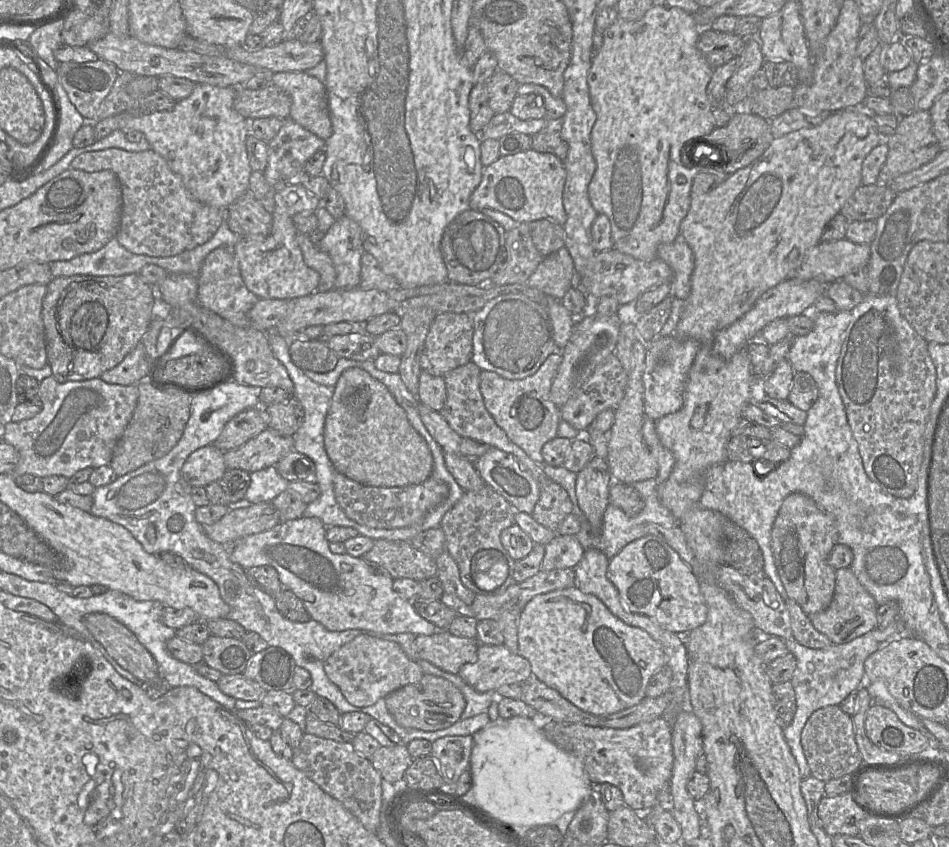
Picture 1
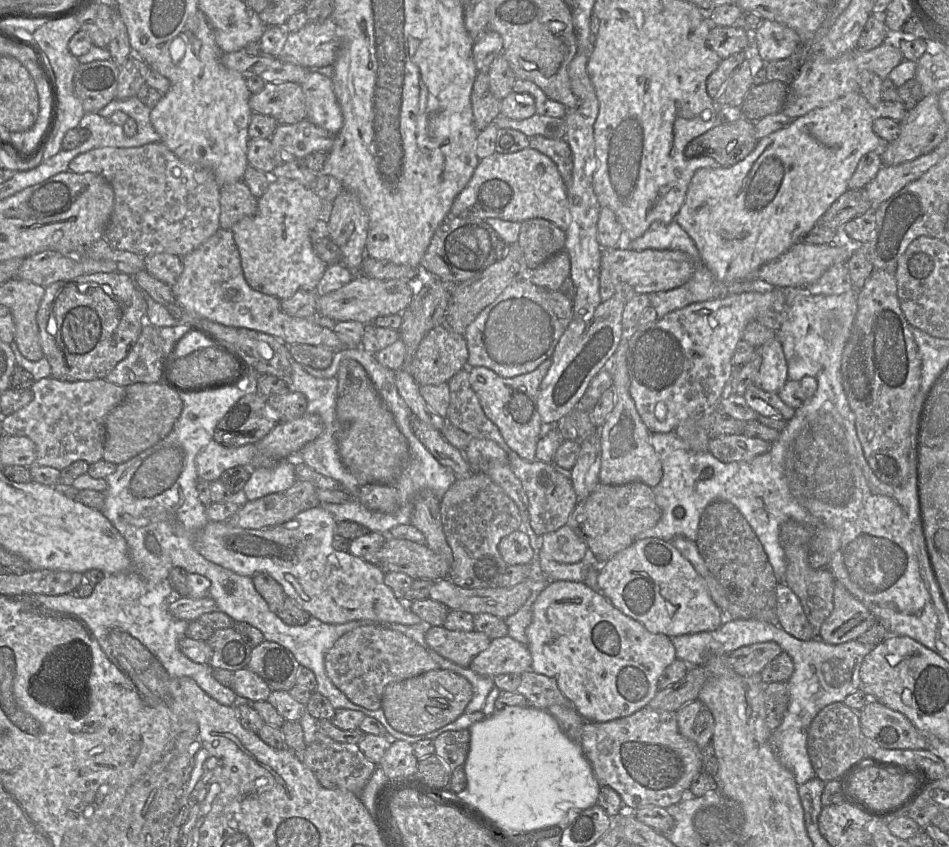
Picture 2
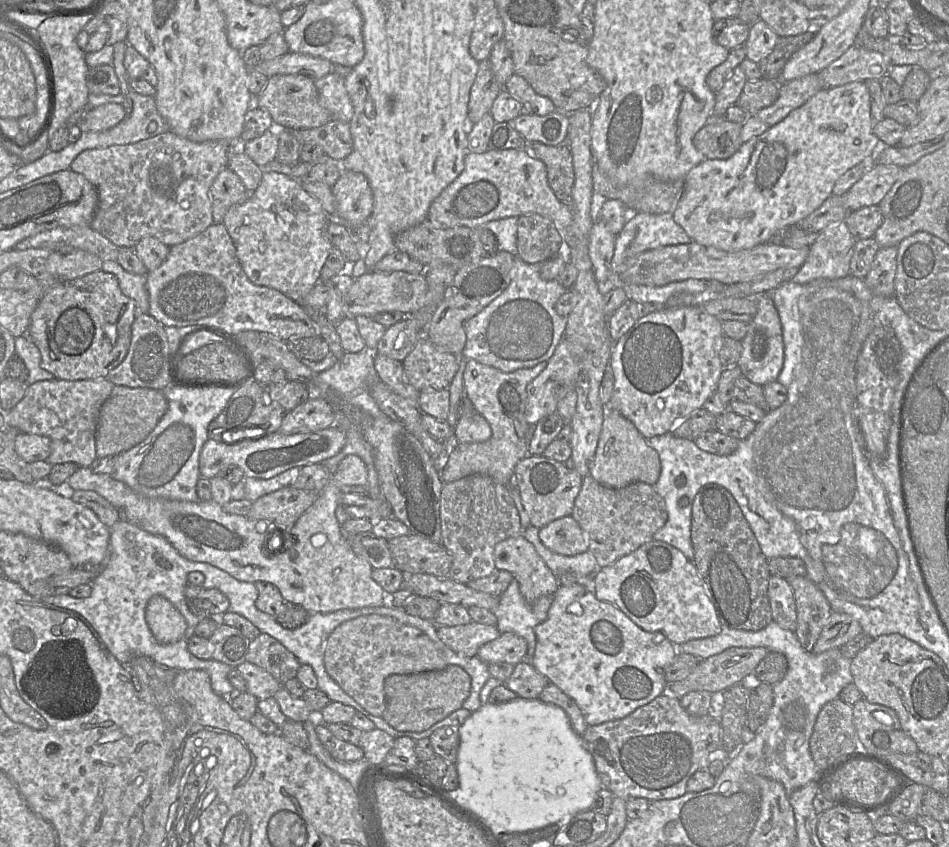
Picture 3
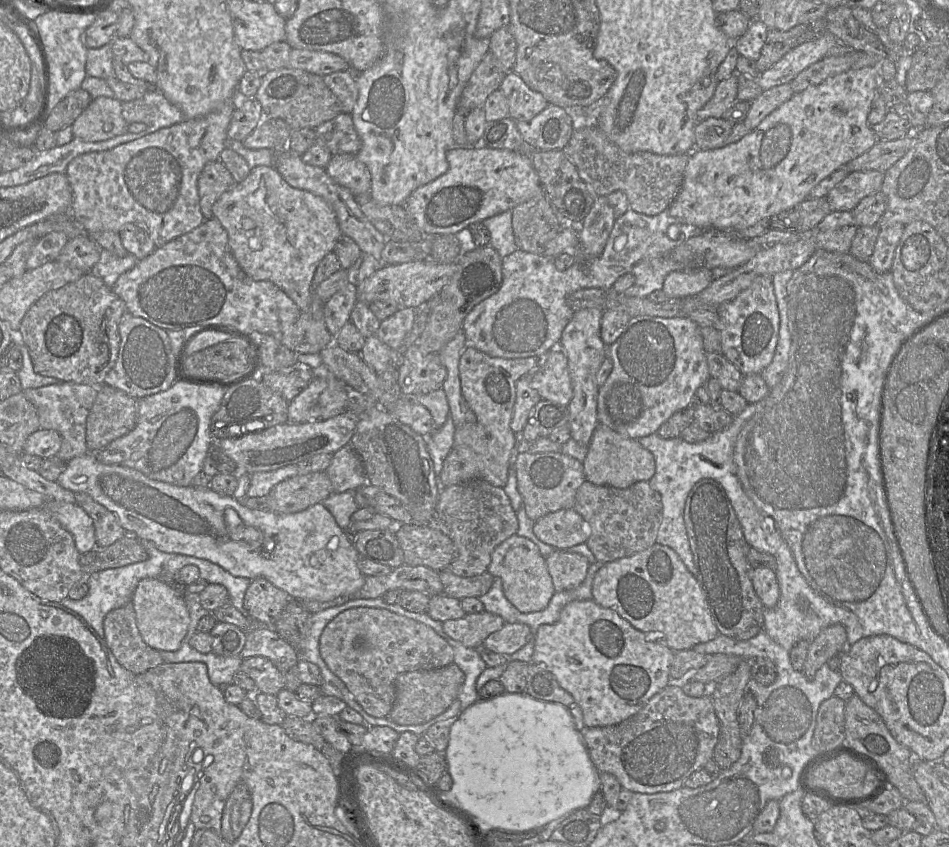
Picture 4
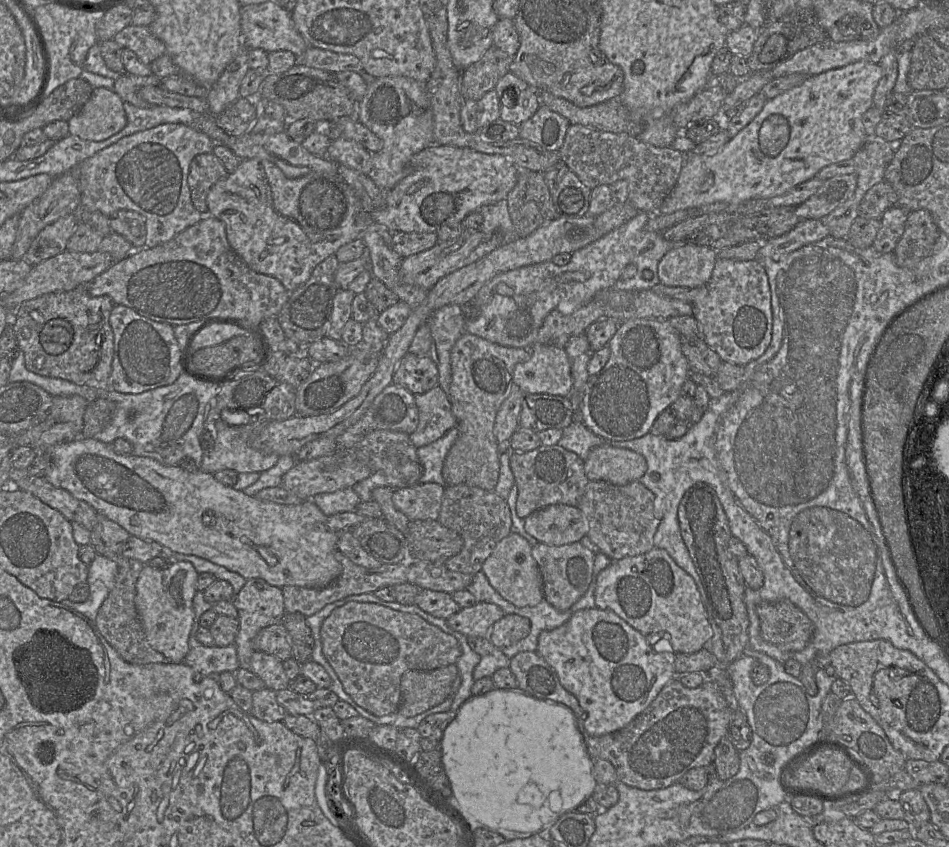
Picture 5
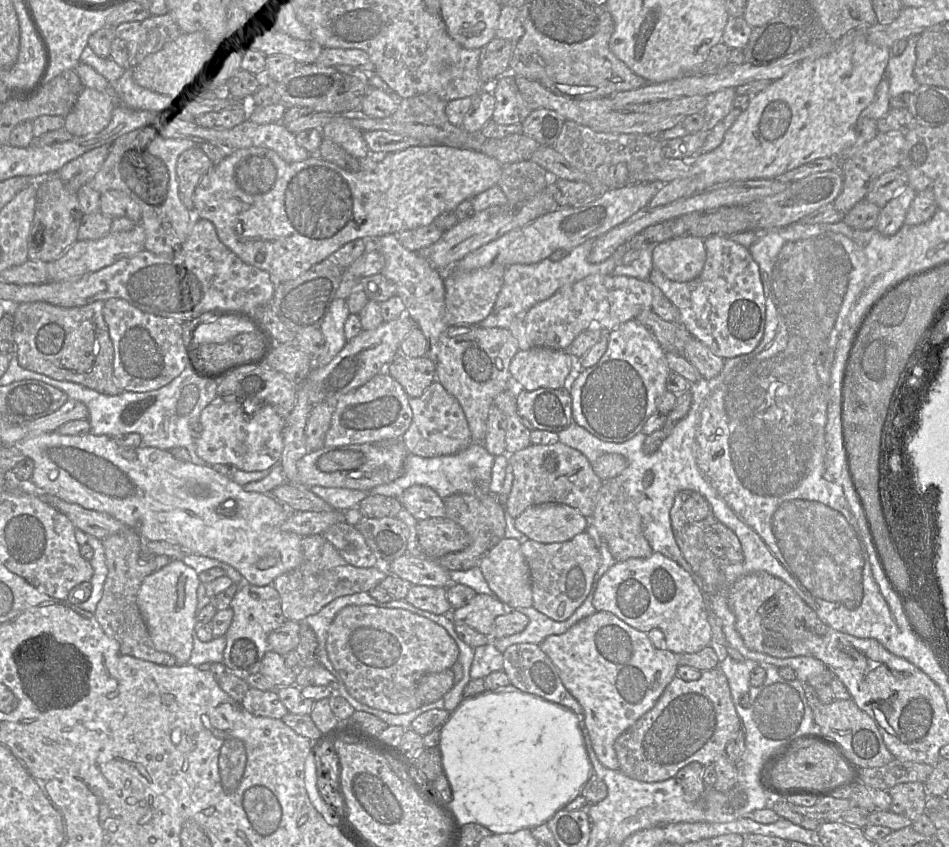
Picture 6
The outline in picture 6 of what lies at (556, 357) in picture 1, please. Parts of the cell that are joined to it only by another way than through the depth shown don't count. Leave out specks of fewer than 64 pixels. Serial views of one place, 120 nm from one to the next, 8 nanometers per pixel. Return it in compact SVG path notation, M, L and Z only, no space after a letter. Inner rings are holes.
M452 325L439 337L436 381L460 404L473 443L483 443L489 410L494 398L510 387L509 365L518 351L517 340L505 328Z

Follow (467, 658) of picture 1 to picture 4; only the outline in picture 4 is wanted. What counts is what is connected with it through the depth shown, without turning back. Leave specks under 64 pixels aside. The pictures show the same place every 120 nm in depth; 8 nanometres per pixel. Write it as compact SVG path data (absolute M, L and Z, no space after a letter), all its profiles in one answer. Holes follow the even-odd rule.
M484 610L480 613L466 614L459 619L444 621L443 630L464 646L479 649L484 640L504 624L500 616Z

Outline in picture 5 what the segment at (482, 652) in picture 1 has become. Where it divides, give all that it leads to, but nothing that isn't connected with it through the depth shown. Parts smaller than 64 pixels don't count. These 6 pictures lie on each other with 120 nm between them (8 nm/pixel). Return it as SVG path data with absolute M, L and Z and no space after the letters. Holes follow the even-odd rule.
M505 614L492 625L488 639L496 649L502 650L527 637L529 632L530 621L528 618L517 614Z

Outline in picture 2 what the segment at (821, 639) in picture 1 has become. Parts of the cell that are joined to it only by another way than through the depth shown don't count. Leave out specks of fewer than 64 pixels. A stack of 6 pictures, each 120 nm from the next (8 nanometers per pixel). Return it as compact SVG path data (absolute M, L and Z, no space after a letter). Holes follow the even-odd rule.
M778 582L775 599L779 627L799 640L810 641L818 638L819 631L811 626L798 597L785 582Z

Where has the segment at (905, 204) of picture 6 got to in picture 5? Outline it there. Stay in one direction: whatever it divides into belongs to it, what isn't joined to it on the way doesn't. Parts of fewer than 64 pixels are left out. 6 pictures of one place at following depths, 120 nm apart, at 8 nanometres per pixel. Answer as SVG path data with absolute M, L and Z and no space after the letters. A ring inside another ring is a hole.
M899 205L888 208L881 217L881 227L873 248L881 254L893 253L905 230L910 212Z

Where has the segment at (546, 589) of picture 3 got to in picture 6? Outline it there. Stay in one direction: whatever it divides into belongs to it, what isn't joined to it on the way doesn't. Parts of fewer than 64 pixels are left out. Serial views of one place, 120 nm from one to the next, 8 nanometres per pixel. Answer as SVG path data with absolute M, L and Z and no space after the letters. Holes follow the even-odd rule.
M503 538L483 556L479 567L494 596L508 609L532 607L530 572L518 540Z

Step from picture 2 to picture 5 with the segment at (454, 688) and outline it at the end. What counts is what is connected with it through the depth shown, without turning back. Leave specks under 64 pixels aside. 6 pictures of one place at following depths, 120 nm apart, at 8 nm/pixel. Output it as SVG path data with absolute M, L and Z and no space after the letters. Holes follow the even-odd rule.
M455 664L429 671L406 671L401 677L401 703L396 712L413 717L441 704L449 696L457 675Z

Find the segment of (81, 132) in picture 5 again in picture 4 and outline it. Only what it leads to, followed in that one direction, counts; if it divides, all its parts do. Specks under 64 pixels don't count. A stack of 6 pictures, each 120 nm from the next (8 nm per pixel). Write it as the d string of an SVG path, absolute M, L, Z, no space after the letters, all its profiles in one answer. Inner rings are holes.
M104 96L93 99L71 126L74 137L88 142L105 141L145 129L143 123L128 124L122 116L122 102Z

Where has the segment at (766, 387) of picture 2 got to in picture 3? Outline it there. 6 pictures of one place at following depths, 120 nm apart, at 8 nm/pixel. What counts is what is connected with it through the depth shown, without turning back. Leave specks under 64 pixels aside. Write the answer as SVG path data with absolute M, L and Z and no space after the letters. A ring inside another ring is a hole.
M771 293L756 296L755 301L757 312L753 320L748 323L747 334L741 340L742 351L737 366L749 381L764 386L769 382L777 381L784 362L784 344L779 314Z

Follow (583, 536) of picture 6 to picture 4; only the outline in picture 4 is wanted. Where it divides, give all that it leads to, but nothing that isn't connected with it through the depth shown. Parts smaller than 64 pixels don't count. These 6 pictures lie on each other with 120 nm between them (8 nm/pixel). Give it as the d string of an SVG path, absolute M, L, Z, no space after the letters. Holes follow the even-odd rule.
M568 550L553 551L545 558L545 562L556 592L577 588L590 566L583 555Z

